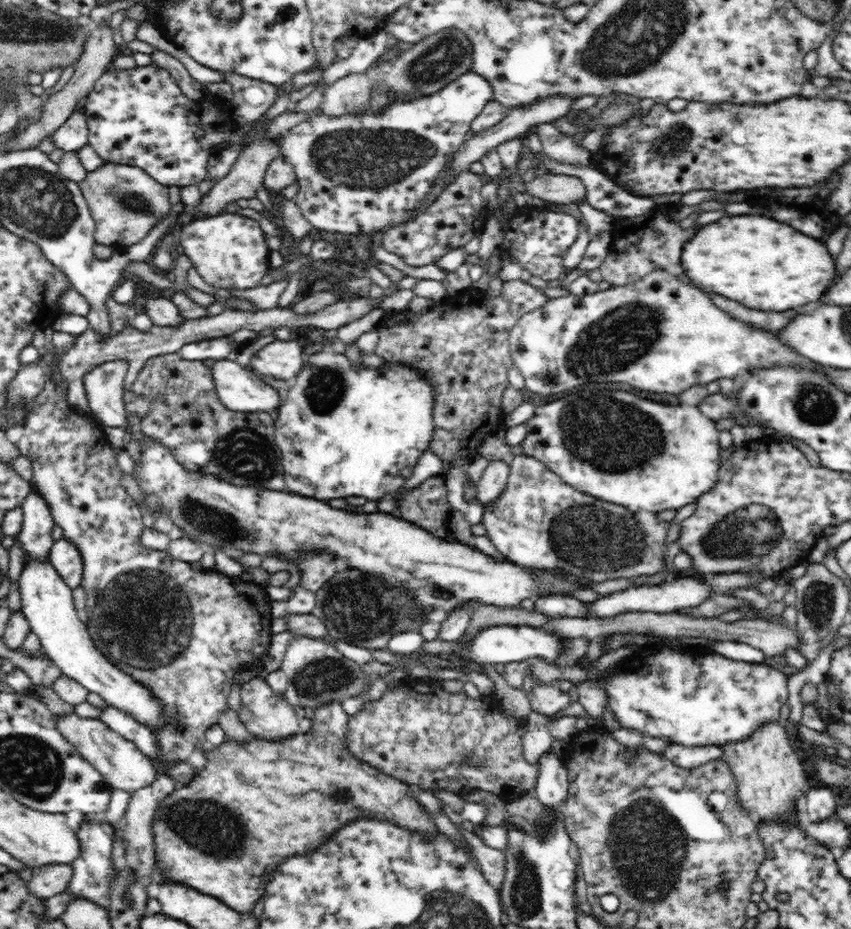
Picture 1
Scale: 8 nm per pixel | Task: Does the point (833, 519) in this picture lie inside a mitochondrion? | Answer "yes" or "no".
no

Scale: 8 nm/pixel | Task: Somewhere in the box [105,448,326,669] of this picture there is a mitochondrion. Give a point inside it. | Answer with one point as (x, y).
(209, 520)

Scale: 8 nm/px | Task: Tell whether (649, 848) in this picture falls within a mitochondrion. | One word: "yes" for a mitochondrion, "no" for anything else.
yes

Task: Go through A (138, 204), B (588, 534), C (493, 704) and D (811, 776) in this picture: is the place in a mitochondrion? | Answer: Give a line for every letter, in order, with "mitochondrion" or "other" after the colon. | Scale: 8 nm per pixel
A: mitochondrion
B: mitochondrion
C: other
D: other

